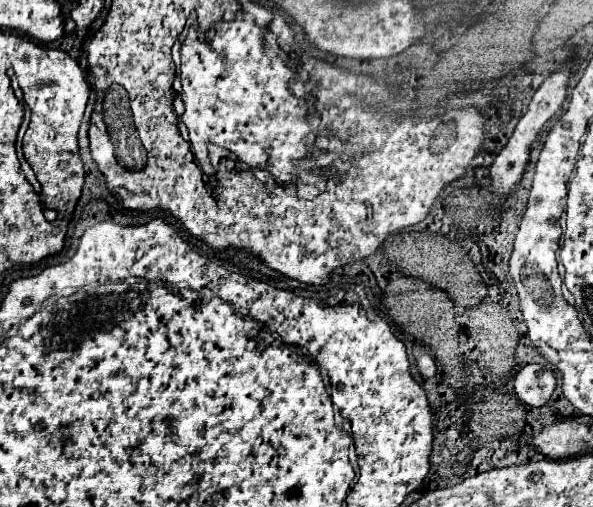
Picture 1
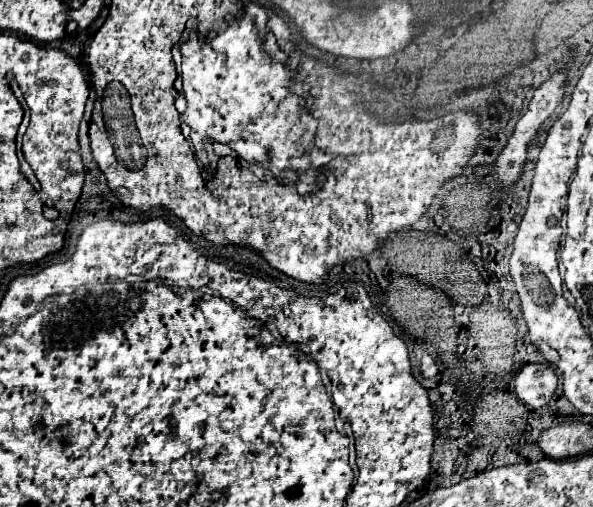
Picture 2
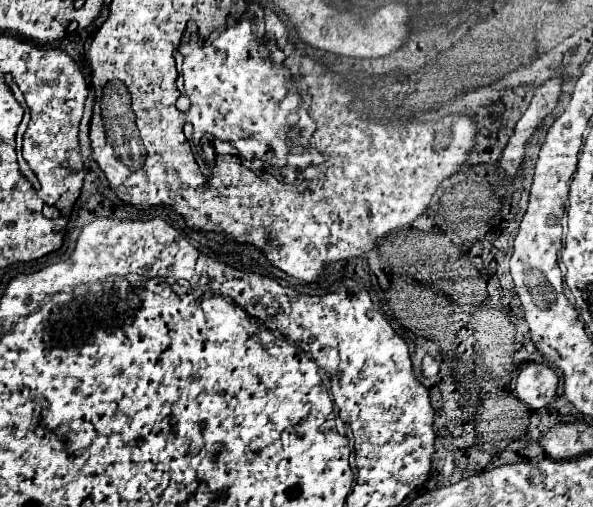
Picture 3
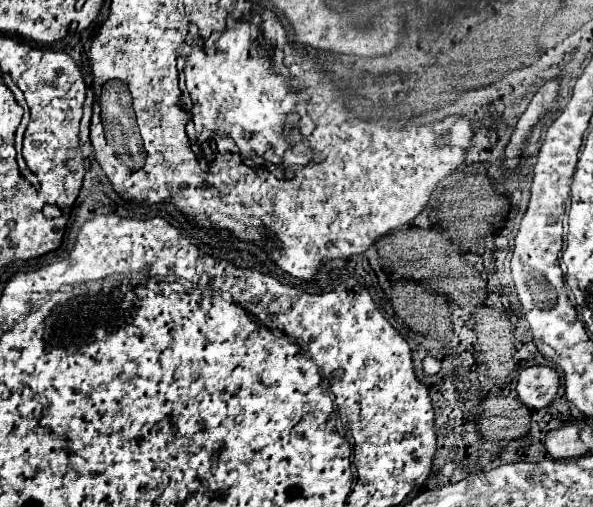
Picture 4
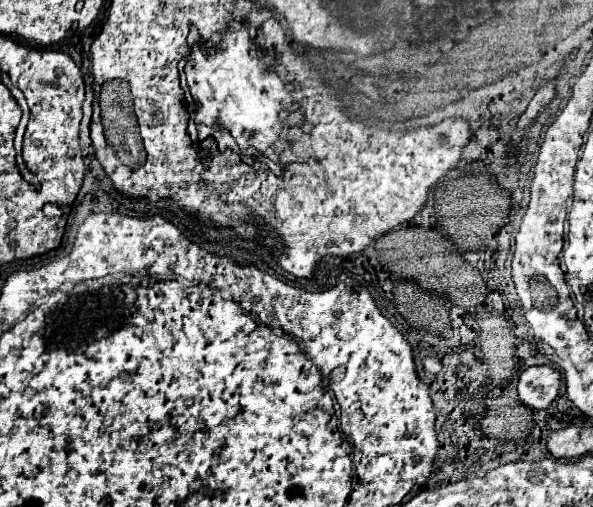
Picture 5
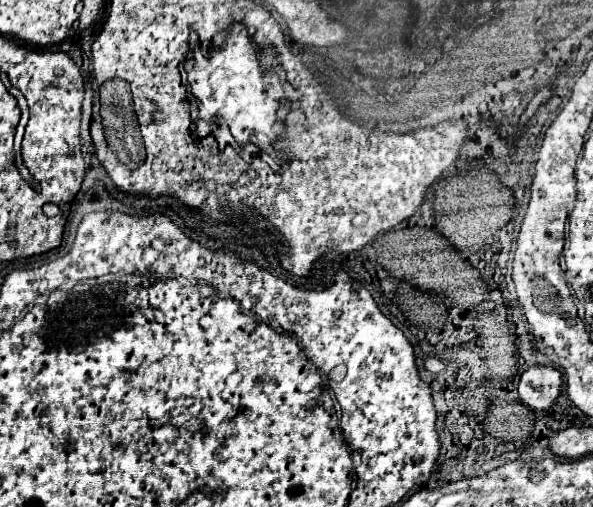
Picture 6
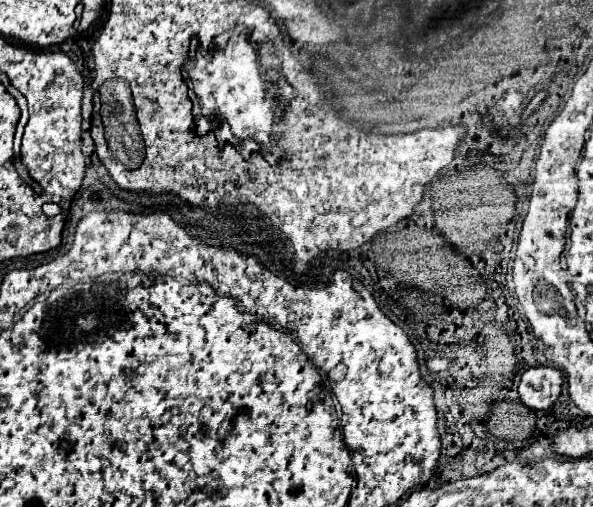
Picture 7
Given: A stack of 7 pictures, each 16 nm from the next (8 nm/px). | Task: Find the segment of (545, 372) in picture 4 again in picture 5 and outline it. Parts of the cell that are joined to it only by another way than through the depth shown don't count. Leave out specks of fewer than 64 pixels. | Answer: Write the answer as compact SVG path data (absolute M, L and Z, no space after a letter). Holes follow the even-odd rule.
M530 366L520 374L518 396L522 404L542 410L558 396L560 374L552 366Z

